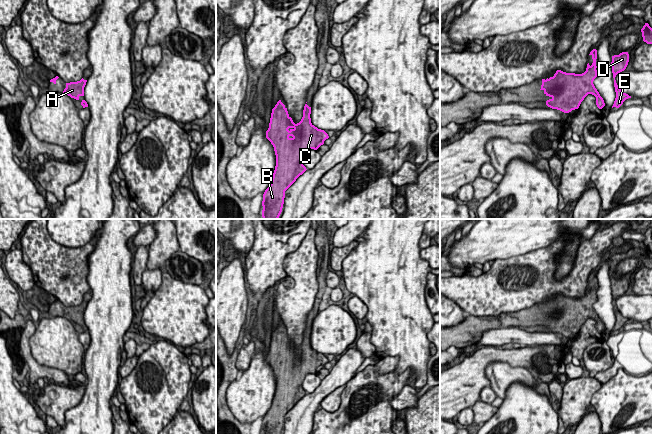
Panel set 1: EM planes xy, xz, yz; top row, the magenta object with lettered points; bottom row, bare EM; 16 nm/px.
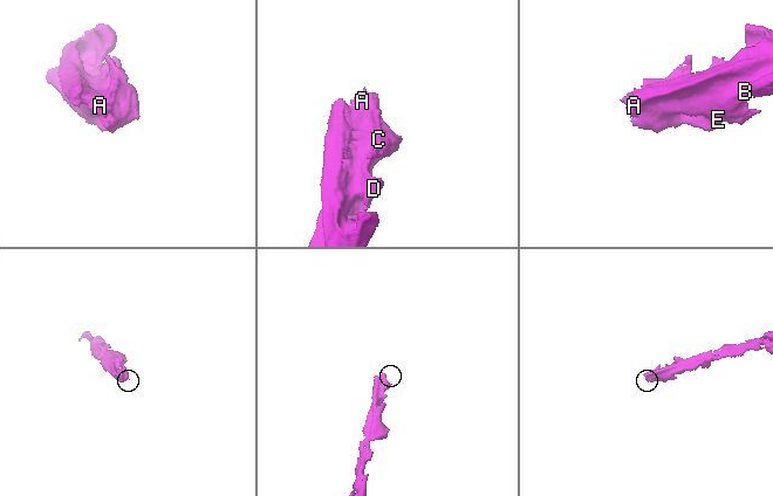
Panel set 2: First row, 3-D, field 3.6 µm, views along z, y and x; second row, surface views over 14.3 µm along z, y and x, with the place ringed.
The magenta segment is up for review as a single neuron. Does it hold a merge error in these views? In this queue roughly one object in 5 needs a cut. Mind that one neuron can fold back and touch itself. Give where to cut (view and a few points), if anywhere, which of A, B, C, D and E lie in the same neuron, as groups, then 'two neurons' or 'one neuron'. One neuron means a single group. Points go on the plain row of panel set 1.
cut none; groups A B C D E; one neuron

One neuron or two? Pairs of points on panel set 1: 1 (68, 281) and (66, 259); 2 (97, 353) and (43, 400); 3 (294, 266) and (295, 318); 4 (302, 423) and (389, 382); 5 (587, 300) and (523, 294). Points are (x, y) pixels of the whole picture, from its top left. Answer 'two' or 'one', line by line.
1: one
2: two
3: one
4: two
5: two

